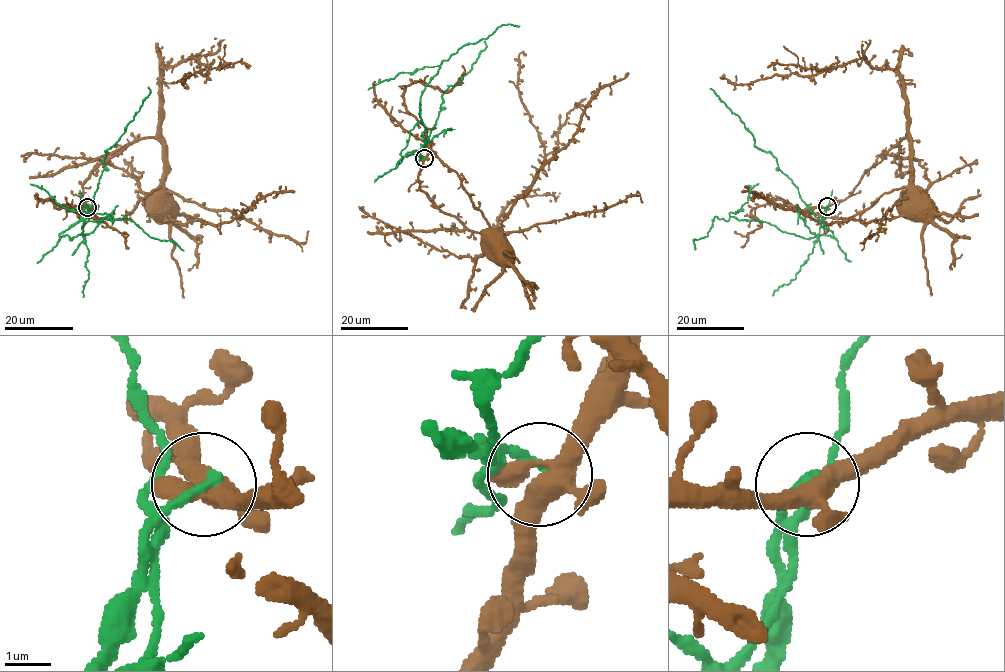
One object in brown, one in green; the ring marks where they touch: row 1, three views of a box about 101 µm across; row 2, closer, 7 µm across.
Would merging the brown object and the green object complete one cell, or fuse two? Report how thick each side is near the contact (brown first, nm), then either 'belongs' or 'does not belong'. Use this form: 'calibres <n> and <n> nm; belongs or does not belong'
calibres 440 and 220 nm; does not belong

